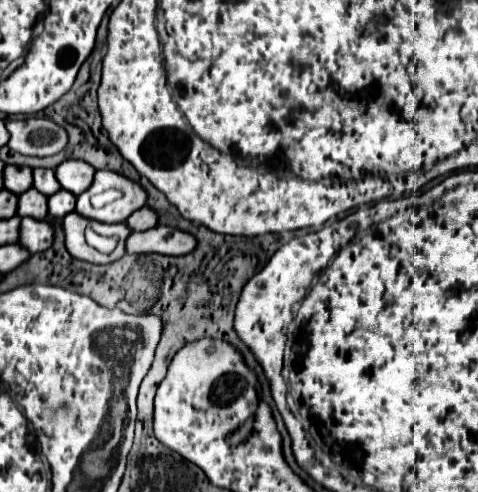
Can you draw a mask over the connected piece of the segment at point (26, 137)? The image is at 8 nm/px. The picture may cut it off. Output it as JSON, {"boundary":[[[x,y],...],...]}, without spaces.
{"boundary":[[[48,118],[8,120],[6,128],[12,134],[8,146],[24,156],[54,156],[68,144],[66,130]]]}

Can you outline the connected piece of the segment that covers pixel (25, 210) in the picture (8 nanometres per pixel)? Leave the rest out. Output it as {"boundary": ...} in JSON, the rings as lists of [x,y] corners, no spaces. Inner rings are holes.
{"boundary":[[[36,188],[26,190],[18,196],[18,216],[30,216],[36,220],[48,218],[48,198]]]}

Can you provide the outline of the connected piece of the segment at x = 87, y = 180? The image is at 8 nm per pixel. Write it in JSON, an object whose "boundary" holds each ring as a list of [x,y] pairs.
{"boundary":[[[64,160],[58,168],[56,168],[56,178],[62,184],[64,190],[72,192],[74,196],[82,194],[84,190],[88,190],[88,186],[94,180],[94,168],[88,162],[82,160]]]}

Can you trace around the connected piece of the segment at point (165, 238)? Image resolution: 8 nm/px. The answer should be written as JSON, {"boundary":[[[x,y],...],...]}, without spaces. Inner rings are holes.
{"boundary":[[[156,226],[144,232],[132,232],[126,242],[126,252],[134,254],[166,254],[184,256],[196,248],[196,238],[174,226]]]}

